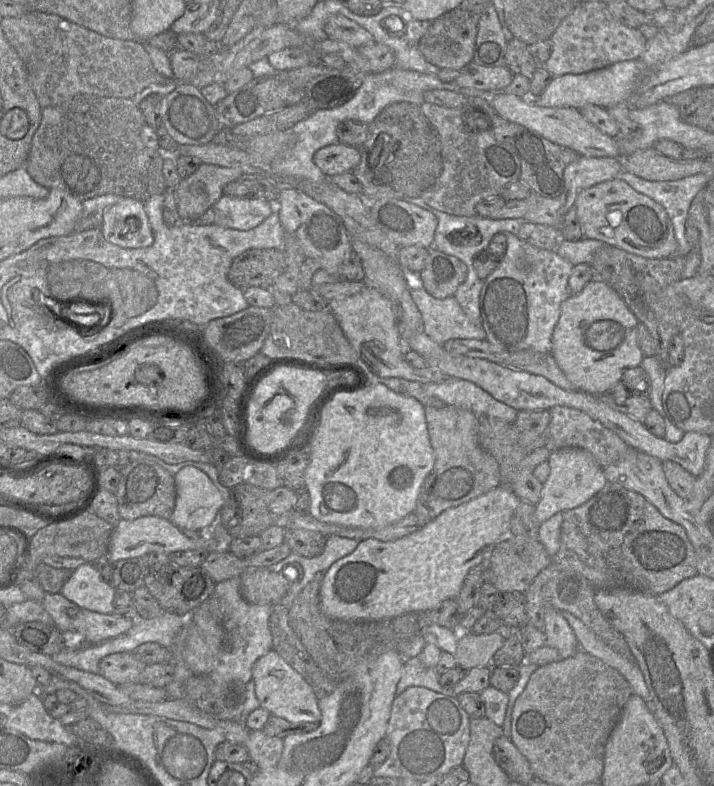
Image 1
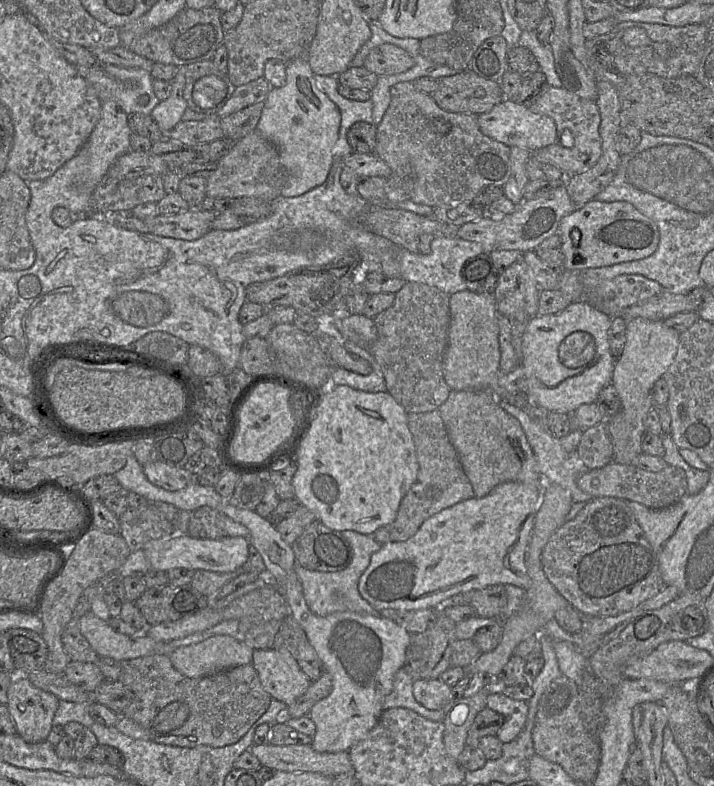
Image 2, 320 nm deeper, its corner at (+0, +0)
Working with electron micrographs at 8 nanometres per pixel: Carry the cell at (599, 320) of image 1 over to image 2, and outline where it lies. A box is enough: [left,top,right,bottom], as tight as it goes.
[499,302,616,415]

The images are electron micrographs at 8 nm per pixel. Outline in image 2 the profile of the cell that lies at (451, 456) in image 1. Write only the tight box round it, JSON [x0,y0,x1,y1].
[374,410,475,544]

